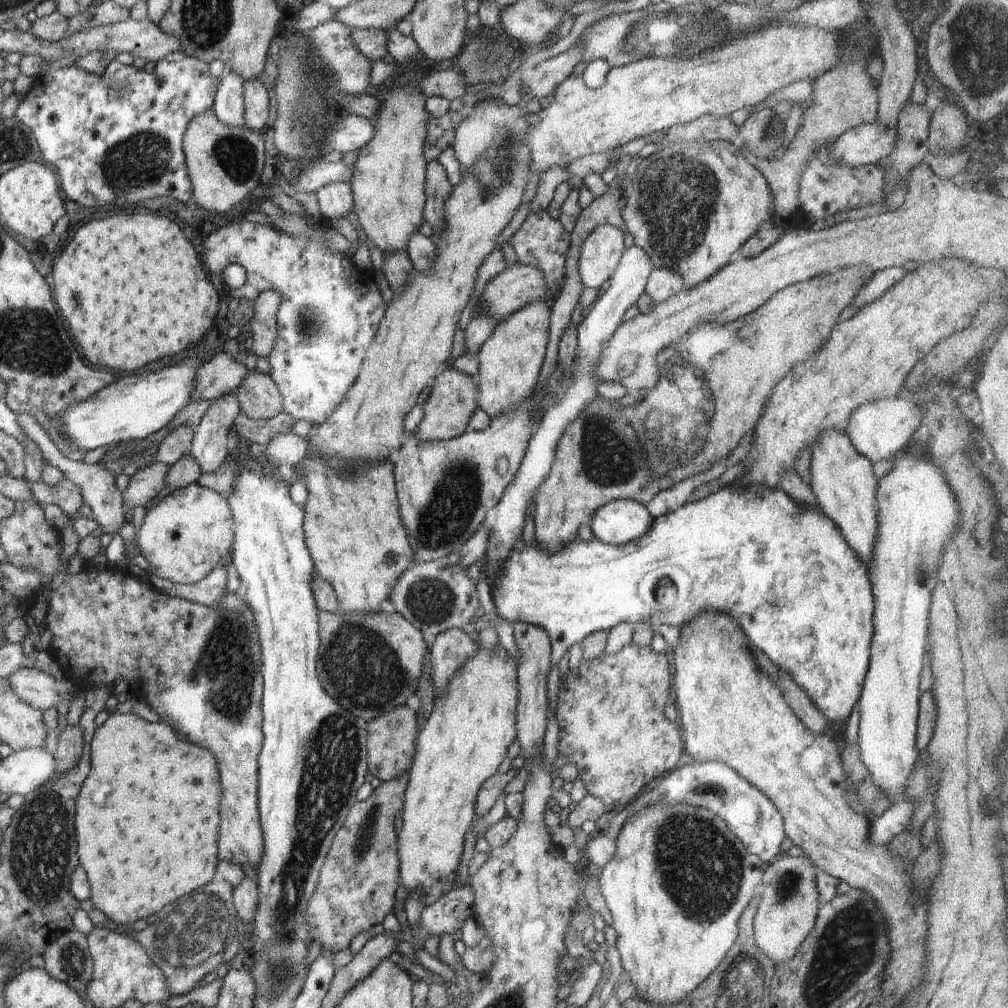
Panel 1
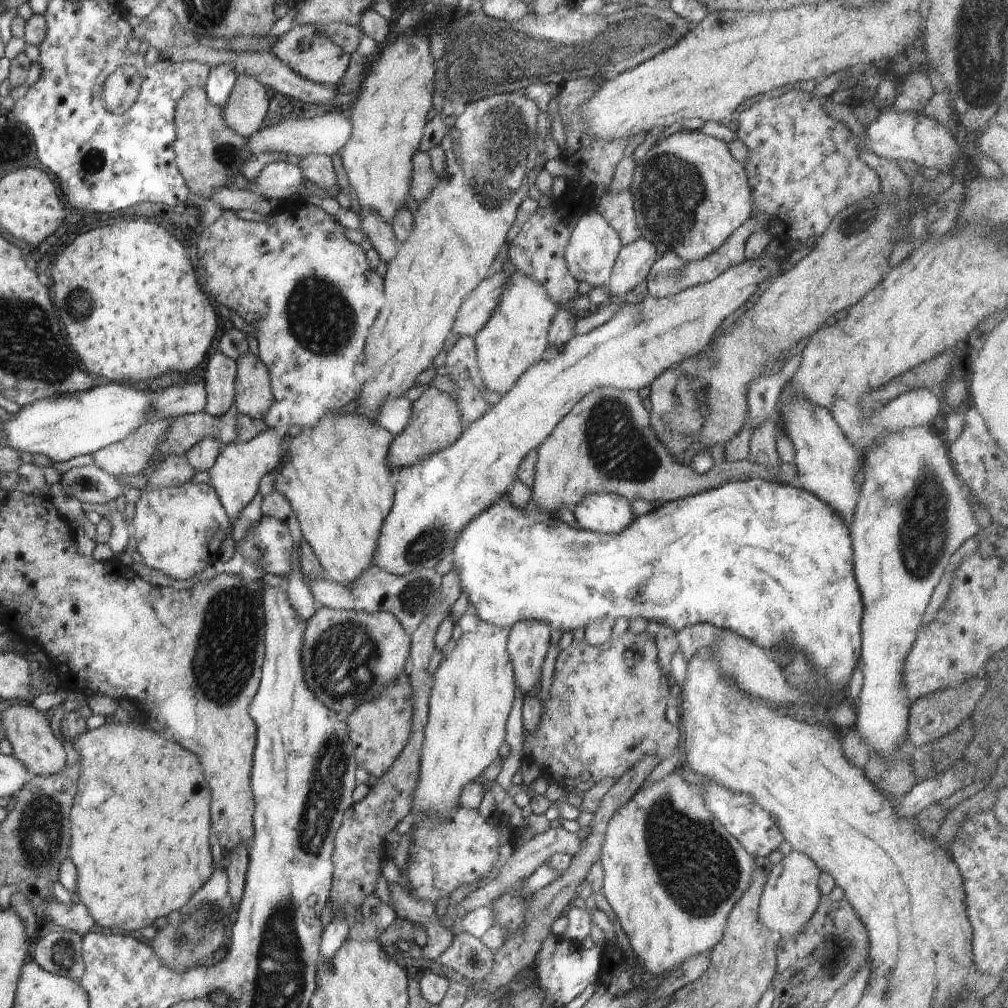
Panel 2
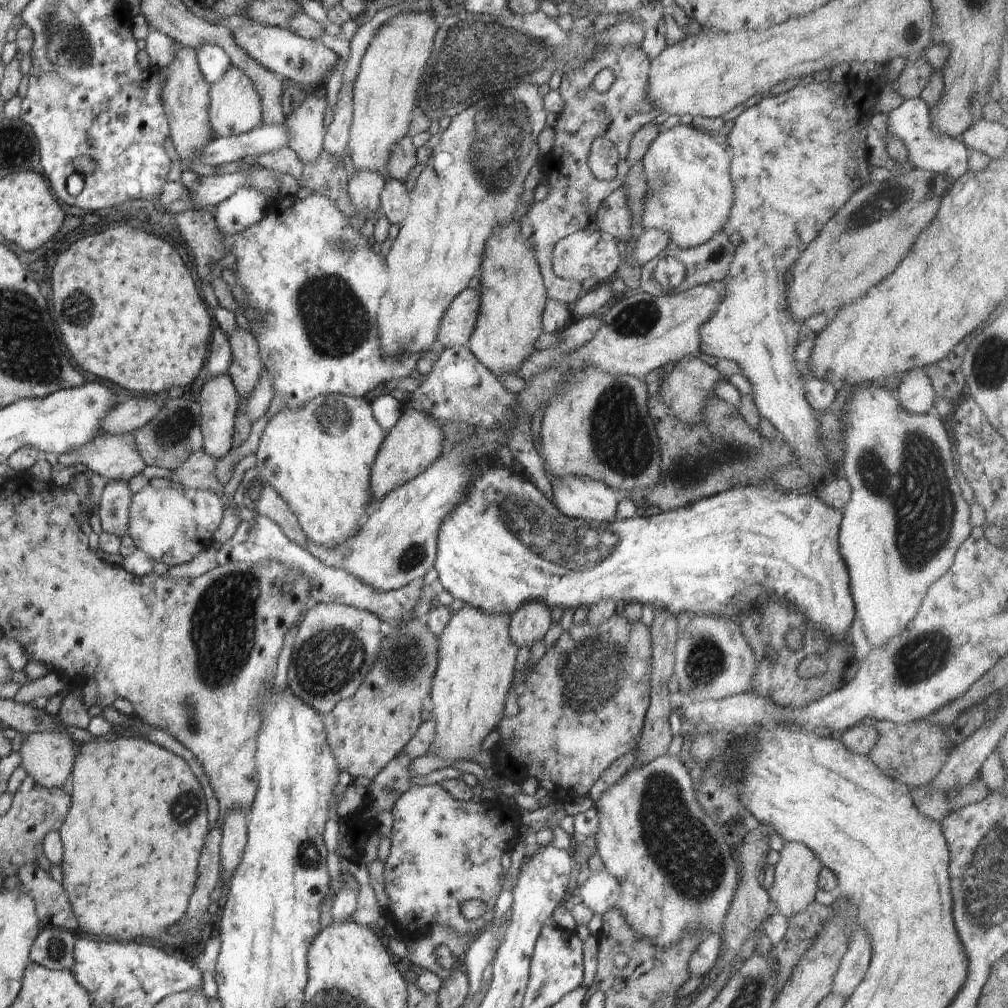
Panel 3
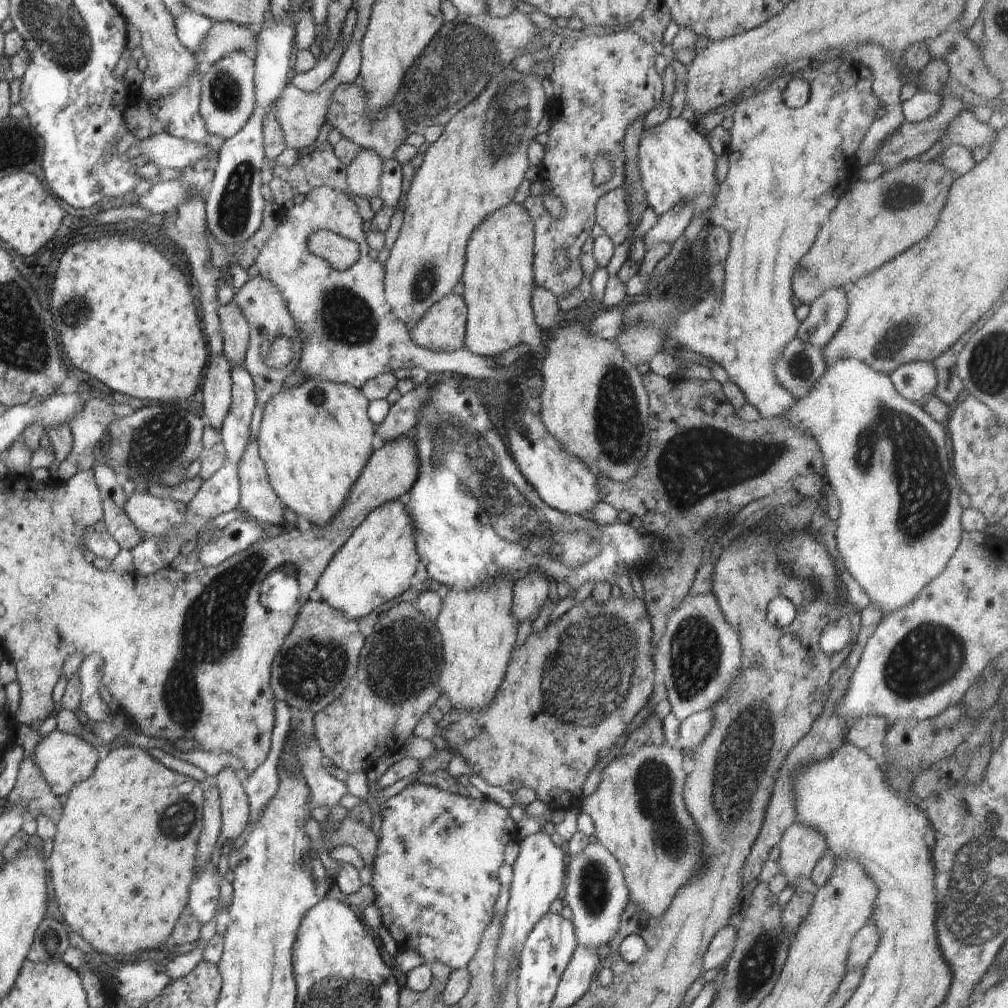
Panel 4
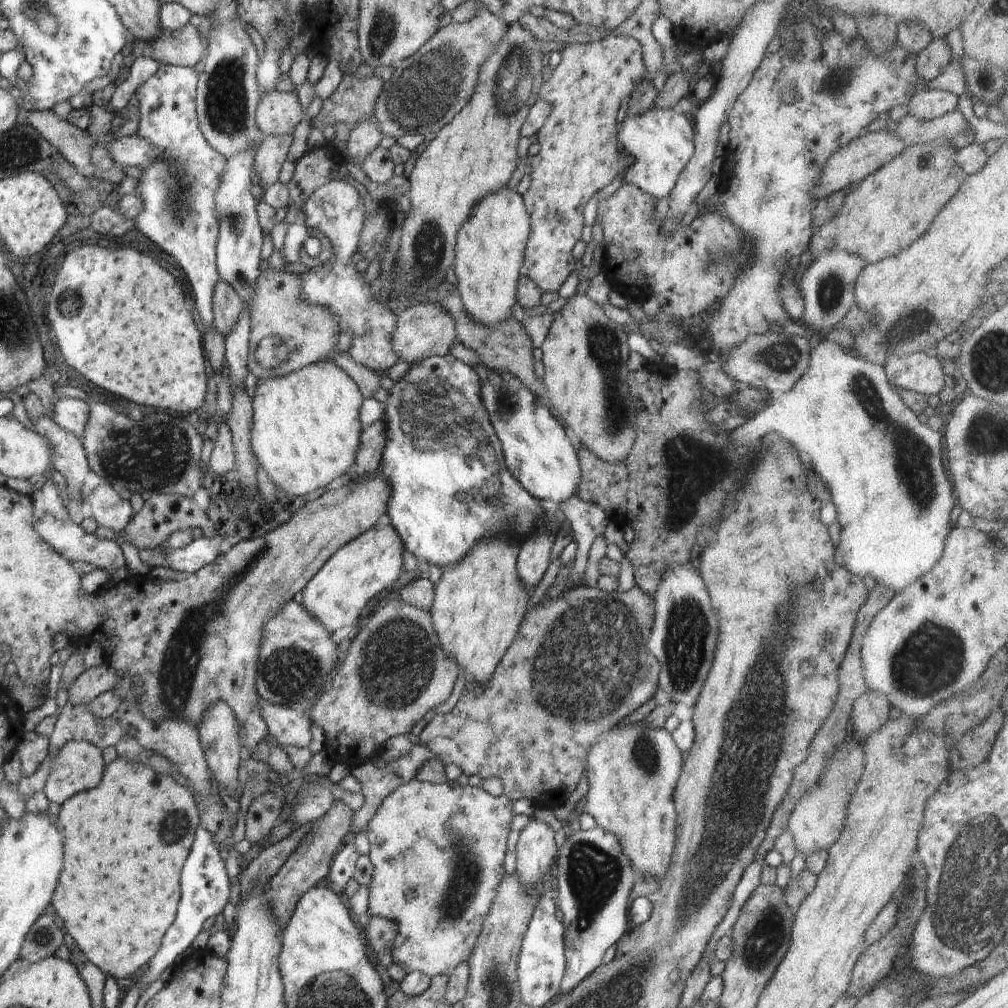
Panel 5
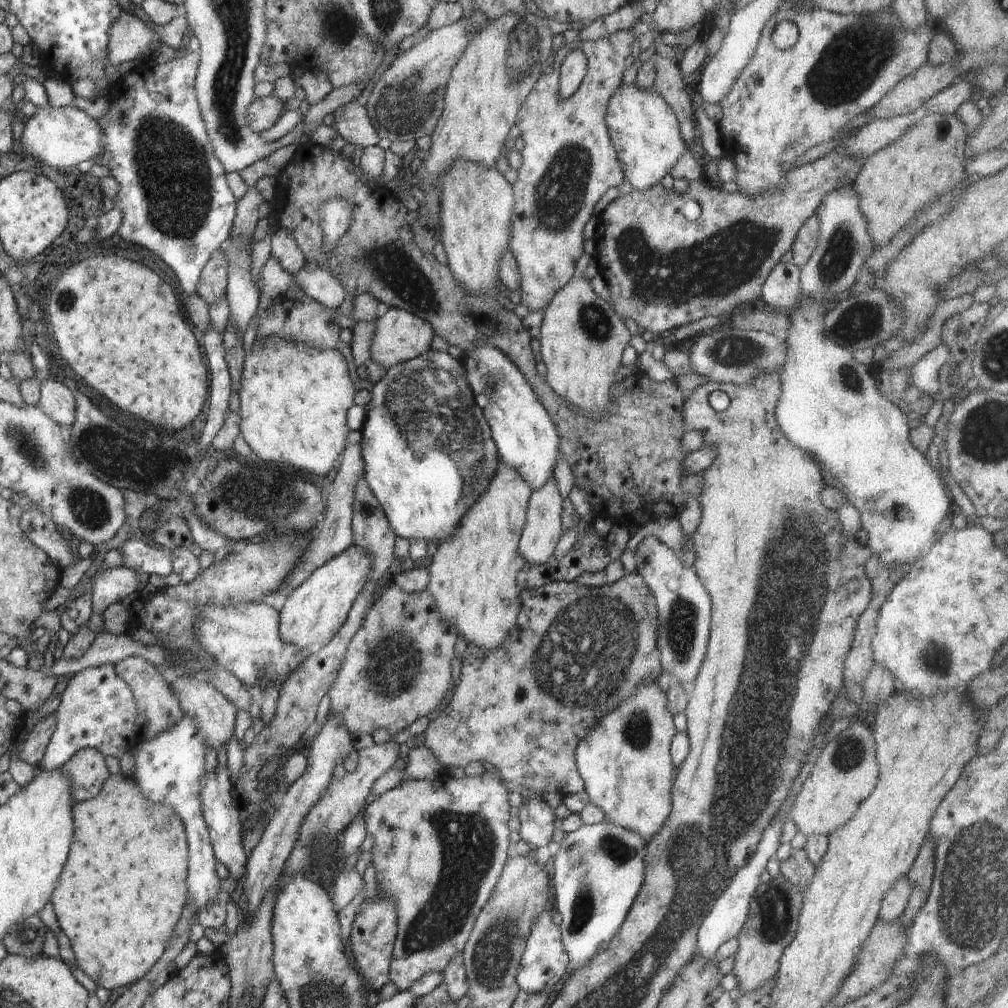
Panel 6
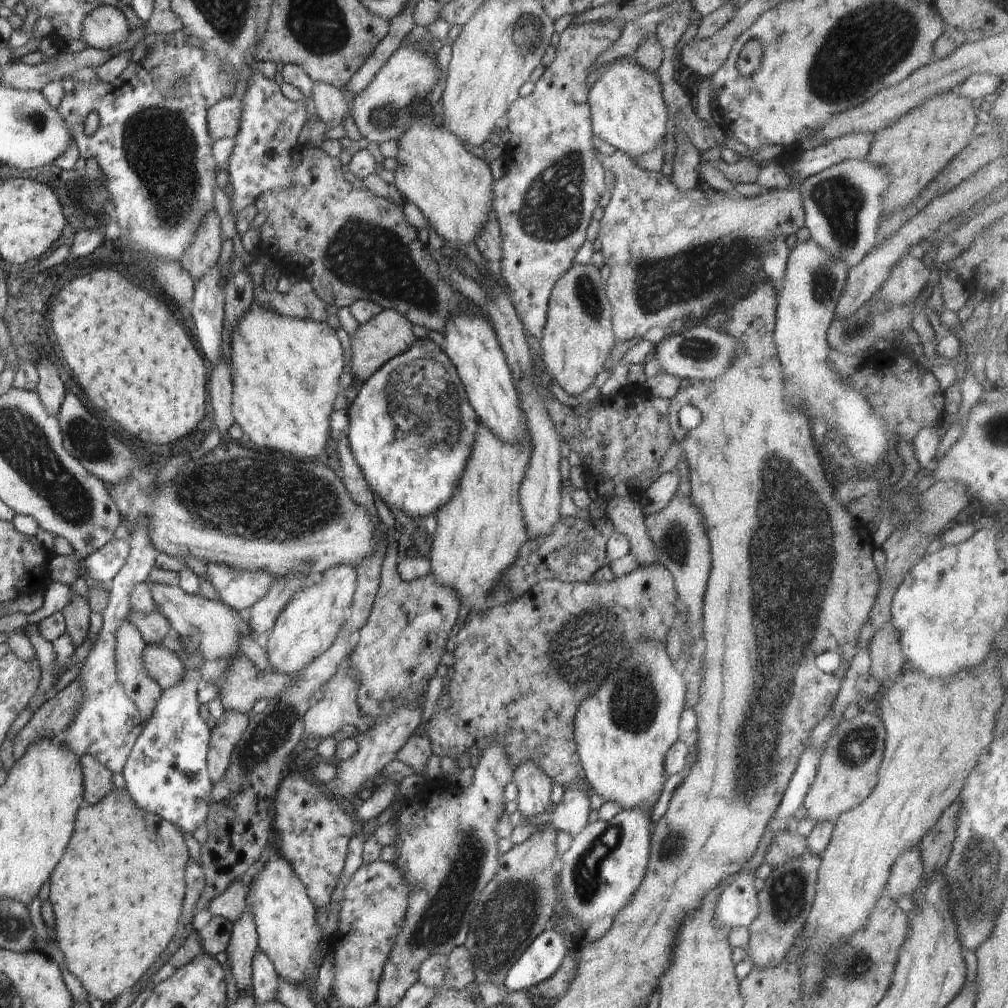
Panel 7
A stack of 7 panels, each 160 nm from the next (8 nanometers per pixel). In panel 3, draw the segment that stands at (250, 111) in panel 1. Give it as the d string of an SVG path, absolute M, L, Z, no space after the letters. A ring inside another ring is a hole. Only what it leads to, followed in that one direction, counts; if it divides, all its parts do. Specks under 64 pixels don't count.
M236 66L226 68L222 78L209 86L210 94L210 126L217 137L238 136L246 134L262 122L262 100L256 92L252 80Z

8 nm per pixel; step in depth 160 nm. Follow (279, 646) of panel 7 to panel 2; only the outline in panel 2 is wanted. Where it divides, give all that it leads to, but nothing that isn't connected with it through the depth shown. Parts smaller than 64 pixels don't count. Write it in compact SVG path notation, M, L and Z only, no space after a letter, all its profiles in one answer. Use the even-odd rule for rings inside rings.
M764 256L745 259L714 280L692 286L679 294L660 299L647 295L638 304L624 304L608 322L588 334L574 336L562 347L549 344L542 360L536 362L514 384L514 388L510 388L502 396L498 404L491 406L479 420L465 428L452 446L426 456L414 466L392 470L394 502L390 514L386 516L386 522L382 524L374 565L390 574L404 576L412 570L435 568L441 561L451 559L458 534L466 528L466 524L486 512L486 508L496 504L502 496L509 495L524 456L530 450L538 449L562 418L586 394L602 387L636 392L644 387L651 387L652 382L664 370L680 365L686 358L705 351L722 322L746 304L766 279L773 274L779 274L781 266L782 262Z

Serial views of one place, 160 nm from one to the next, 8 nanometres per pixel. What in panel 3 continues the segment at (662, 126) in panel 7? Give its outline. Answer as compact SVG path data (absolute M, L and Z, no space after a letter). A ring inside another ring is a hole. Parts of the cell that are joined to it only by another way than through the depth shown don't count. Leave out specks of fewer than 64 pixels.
M678 123L659 134L641 162L648 186L642 214L644 230L664 230L680 249L702 246L722 231L734 204L731 156L725 144L715 142L710 132Z

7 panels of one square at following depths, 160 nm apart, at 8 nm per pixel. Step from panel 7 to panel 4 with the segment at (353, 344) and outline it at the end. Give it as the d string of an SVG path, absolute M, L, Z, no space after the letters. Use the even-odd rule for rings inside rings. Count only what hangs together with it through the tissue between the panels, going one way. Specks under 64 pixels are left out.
M451 293L426 310L420 322L409 329L410 338L422 348L455 352L465 347L466 320L464 296Z

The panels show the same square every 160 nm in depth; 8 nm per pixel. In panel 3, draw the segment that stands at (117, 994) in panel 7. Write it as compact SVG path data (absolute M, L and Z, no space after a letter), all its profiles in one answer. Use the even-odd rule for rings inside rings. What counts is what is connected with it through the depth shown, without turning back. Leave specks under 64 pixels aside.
M114 734L95 738L88 743L76 742L76 744L78 744L81 752L75 760L72 772L71 796L74 806L69 808L69 814L66 815L65 822L62 823L58 831L63 844L63 857L59 864L63 872L62 886L66 891L74 916L77 918L78 929L82 929L88 934L94 934L94 936L110 936L120 943L128 943L135 938L160 939L172 924L177 924L187 913L189 898L198 878L196 864L198 864L200 850L204 846L209 831L204 789L196 780L196 776L190 772L190 766L180 756L150 742L148 739Z

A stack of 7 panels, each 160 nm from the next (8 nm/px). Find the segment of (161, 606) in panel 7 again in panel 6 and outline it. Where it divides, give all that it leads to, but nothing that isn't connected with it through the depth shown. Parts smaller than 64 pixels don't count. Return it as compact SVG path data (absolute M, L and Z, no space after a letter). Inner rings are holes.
M254 601L236 606L205 606L193 620L193 631L202 652L234 674L244 686L260 686L263 690L274 682L281 688L286 674L292 670L291 675L298 666L300 650L279 637L279 611L270 604Z

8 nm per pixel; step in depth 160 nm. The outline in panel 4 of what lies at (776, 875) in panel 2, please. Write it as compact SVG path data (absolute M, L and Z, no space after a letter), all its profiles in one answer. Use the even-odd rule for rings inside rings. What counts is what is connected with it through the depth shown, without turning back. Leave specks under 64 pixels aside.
M792 824L780 840L780 856L777 864L788 885L794 888L796 878L811 878L814 866L828 851L826 838L804 824Z

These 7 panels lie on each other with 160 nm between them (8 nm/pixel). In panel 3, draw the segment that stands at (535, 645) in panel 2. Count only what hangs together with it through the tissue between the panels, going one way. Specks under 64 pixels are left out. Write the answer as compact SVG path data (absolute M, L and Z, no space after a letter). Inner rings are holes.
M526 602L511 616L509 626L510 640L518 648L532 646L546 636L552 626L551 608L542 602Z

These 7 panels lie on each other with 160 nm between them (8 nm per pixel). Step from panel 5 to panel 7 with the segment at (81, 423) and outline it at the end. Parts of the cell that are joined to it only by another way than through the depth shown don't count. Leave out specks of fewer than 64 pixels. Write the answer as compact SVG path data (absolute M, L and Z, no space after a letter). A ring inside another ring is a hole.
M39 358L36 361L35 367L39 376L36 392L45 403L48 411L56 415L59 412L62 399L68 390L62 384L62 379L60 379L60 374L58 374L58 368L48 358Z

